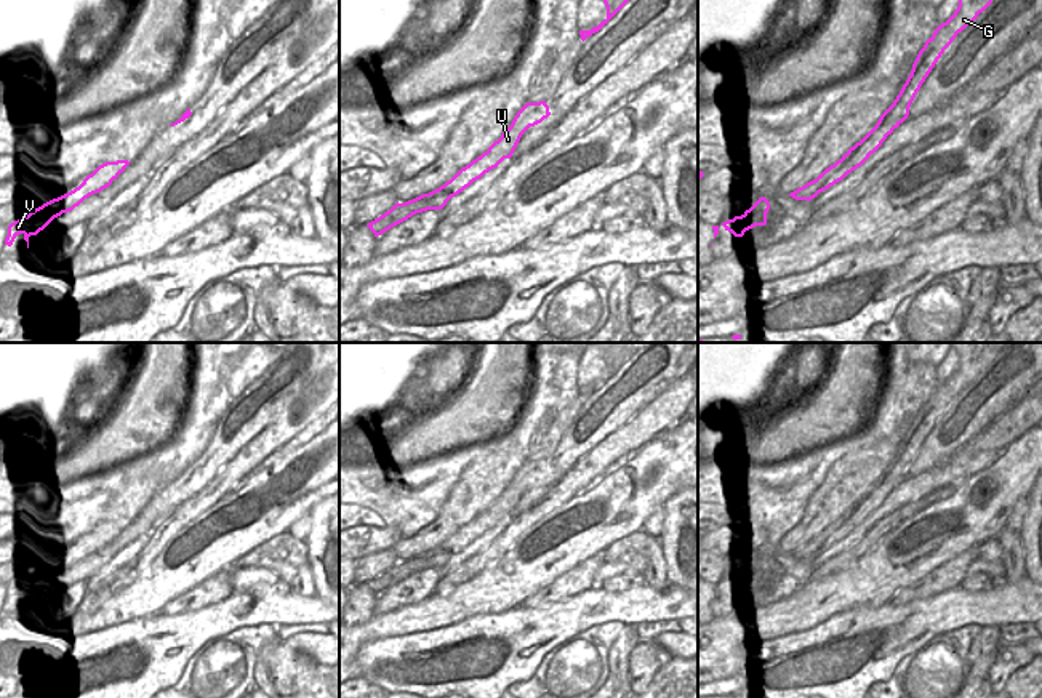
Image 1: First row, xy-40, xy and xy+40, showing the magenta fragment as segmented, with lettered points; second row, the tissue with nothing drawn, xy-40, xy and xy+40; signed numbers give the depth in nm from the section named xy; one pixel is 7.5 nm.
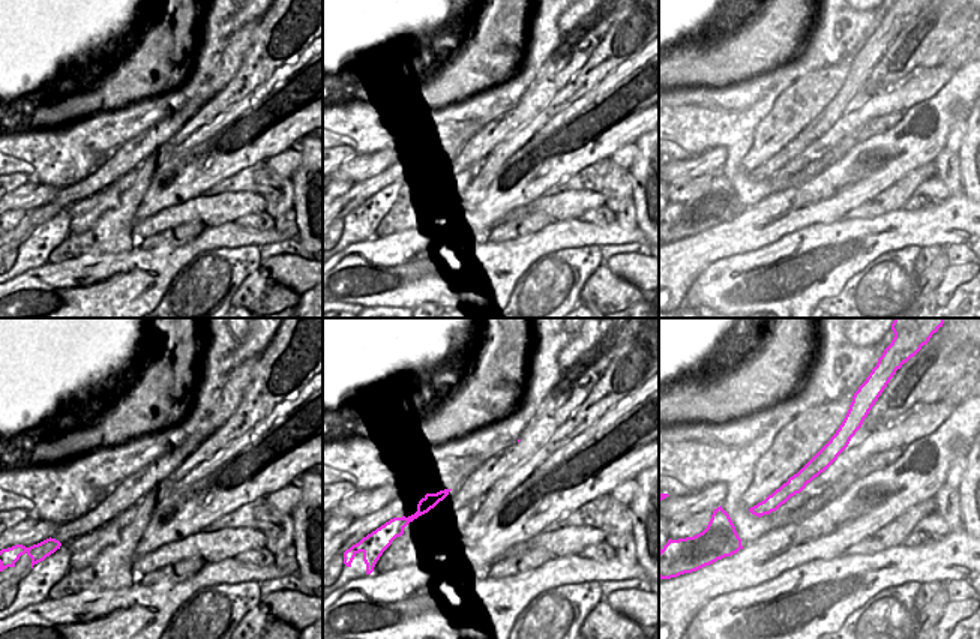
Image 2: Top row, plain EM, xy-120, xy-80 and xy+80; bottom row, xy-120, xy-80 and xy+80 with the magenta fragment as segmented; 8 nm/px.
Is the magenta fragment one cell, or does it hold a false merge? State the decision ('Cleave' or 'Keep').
Keep.

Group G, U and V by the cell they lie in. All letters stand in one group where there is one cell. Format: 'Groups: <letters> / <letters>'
Groups: G U V.

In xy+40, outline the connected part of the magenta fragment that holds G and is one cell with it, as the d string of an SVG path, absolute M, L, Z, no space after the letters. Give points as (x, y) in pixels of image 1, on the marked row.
M959 0L959 6L954 14L935 29L933 35L919 51L912 64L911 75L893 104L880 115L876 126L816 179L807 183L789 195L796 200L810 202L820 192L829 189L836 183L842 181L848 173L861 166L869 155L882 146L887 136L908 118L911 102L944 50L952 43L957 34L970 26L991 3L992 0Z

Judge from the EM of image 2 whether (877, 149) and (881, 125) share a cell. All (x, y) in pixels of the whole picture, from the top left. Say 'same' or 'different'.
different

